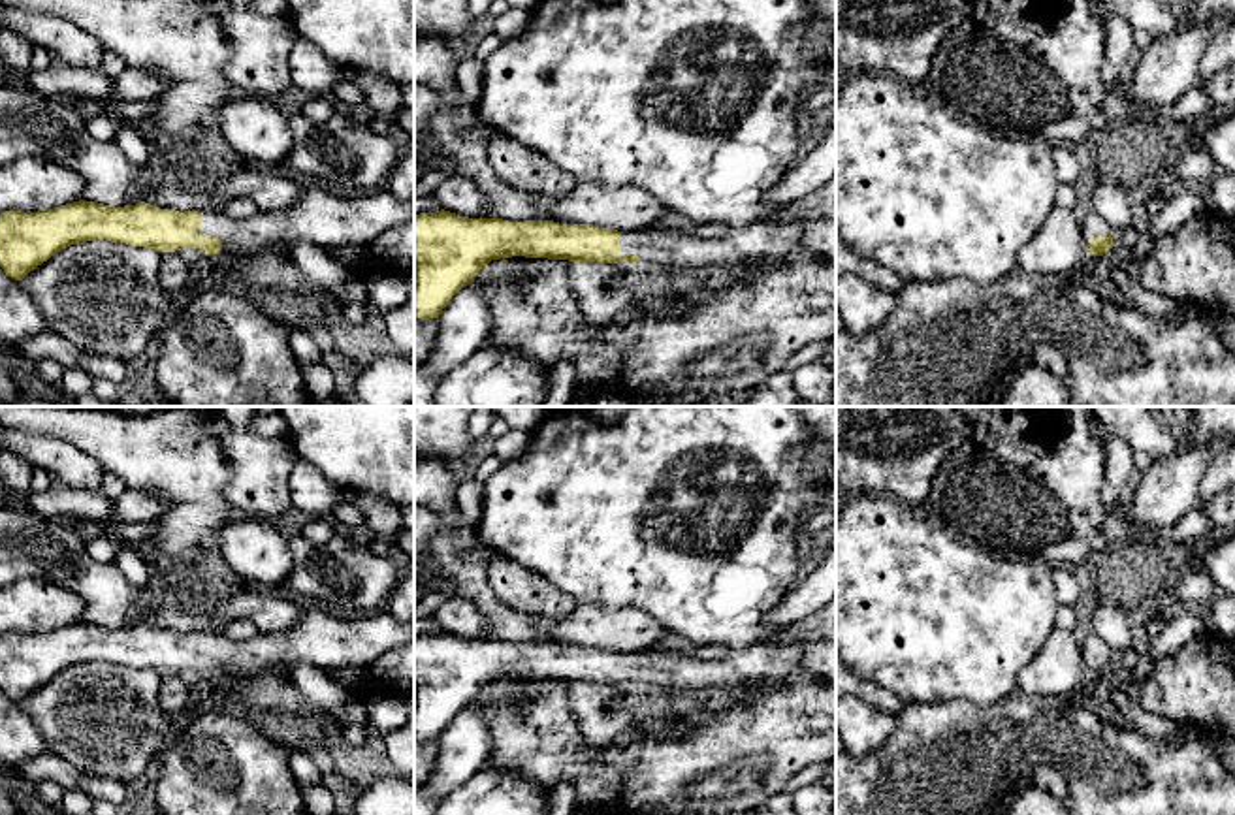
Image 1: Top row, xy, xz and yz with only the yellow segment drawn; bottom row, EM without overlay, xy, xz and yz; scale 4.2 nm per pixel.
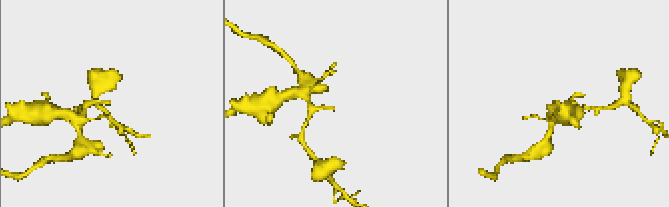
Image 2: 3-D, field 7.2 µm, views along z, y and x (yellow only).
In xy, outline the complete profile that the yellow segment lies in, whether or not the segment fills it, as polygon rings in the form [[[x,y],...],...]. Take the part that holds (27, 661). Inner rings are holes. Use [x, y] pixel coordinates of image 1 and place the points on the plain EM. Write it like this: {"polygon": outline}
{"polygon": [[[316,608],[286,632],[233,642],[215,632],[169,632],[139,623],[111,629],[73,623],[51,632],[0,634],[0,689],[15,702],[62,670],[105,661],[160,674],[200,670],[226,695],[239,693],[247,678],[264,678],[290,663],[320,668],[373,664],[388,651],[414,642],[414,619],[397,621],[386,608],[360,619],[341,619]]]}

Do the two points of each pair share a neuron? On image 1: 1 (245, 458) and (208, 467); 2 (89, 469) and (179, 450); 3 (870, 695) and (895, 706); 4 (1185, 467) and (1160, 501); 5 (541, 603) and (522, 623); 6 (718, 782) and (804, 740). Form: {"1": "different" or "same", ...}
{"1": "different", "2": "different", "3": "same", "4": "same", "5": "different", "6": "different"}

